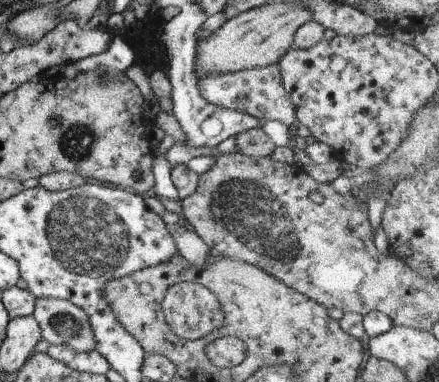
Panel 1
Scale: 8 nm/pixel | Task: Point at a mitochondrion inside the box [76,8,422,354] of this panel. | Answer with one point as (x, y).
(254, 214)

